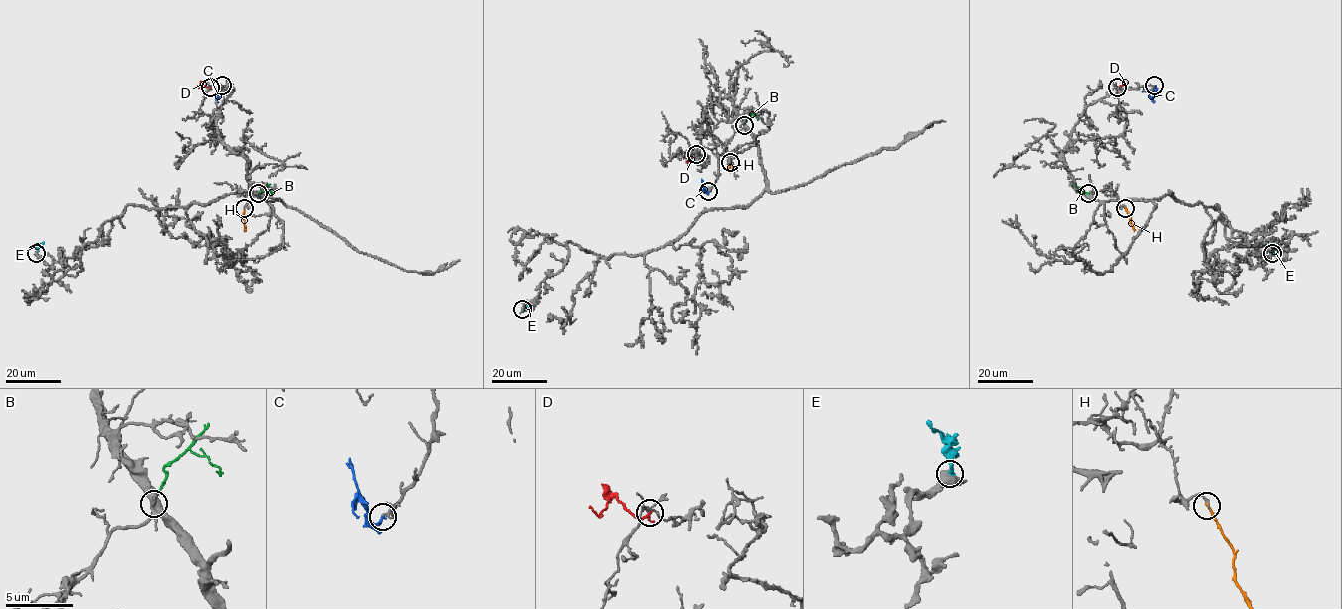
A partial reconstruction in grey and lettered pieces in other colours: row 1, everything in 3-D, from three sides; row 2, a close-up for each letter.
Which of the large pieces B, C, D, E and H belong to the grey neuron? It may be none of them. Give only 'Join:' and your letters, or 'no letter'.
Join: C, E

